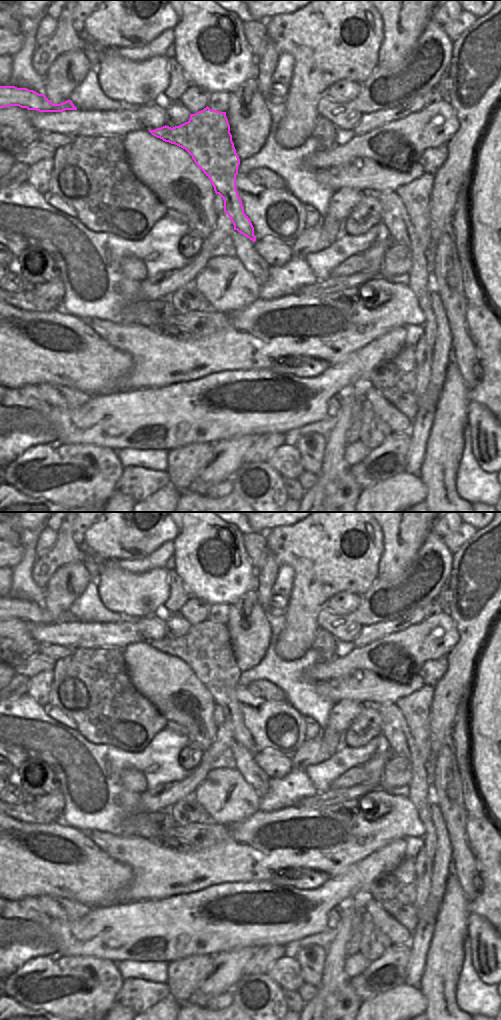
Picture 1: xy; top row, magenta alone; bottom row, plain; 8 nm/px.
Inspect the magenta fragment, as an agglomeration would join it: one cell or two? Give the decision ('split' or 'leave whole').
split

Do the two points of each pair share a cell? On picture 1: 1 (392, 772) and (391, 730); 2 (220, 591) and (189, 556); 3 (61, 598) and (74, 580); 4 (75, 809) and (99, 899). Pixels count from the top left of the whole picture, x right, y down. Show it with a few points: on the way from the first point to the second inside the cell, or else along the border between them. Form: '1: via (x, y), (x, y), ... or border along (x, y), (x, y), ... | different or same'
1: via (398, 762), (397, 740) | same
2: via (213, 582), (198, 565) | same
3: via (61, 594), (71, 584) | same
4: border along (58, 821), (86, 833) | different

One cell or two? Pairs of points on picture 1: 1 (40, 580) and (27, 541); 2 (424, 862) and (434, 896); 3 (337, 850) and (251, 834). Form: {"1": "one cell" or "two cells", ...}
{"1": "two cells", "2": "two cells", "3": "one cell"}

